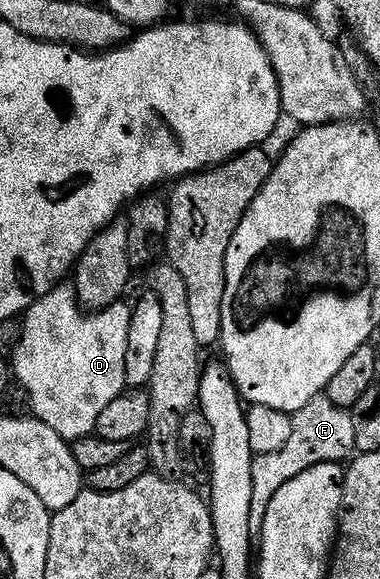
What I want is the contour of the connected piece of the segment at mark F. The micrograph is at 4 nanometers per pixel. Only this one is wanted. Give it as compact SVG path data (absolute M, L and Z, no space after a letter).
M326 395L314 397L312 401L305 403L305 407L301 407L301 411L293 414L291 422L293 423L293 435L289 435L289 443L285 443L285 447L281 447L281 451L273 451L273 455L256 456L253 463L252 526L262 526L265 511L269 507L273 495L277 495L277 491L281 491L281 487L285 487L285 483L289 483L289 479L297 479L297 475L301 475L301 471L309 471L309 467L317 467L326 461L343 463L356 456L357 450L353 439L353 419L350 412L334 405Z

